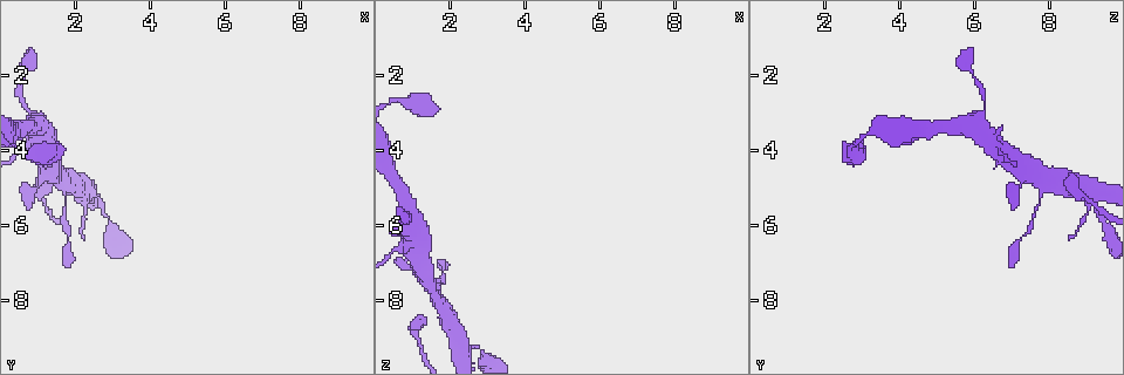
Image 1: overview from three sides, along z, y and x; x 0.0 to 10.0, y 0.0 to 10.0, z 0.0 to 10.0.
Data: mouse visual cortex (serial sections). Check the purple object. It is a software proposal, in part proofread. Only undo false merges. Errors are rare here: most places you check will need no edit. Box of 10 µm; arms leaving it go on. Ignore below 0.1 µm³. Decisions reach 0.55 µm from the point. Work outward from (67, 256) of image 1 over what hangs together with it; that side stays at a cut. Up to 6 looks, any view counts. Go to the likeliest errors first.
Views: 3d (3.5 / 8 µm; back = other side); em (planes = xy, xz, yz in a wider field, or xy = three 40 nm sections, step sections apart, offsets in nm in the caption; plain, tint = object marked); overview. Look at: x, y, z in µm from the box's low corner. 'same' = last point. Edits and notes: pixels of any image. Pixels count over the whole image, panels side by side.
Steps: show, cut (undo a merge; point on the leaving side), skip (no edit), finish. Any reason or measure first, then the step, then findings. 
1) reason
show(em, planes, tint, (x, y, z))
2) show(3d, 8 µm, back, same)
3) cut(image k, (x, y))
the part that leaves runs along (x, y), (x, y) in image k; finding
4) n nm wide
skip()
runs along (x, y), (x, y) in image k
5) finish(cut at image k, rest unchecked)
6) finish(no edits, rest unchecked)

arms part here
show(3d, 3.5 µm, (1.75, 5.15, 7.80))

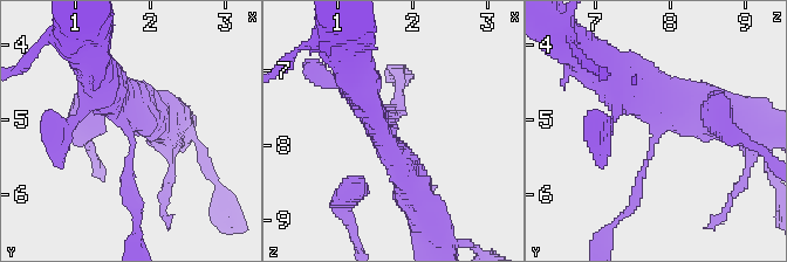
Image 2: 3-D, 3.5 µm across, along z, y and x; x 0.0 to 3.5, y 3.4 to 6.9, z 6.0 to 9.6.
skip()
runs along (131, 200), (131, 135), (98, 81) in image 2; one cell here

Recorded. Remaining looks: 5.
show(3d, 8 µm, (0.60, 3.90, 6.65))

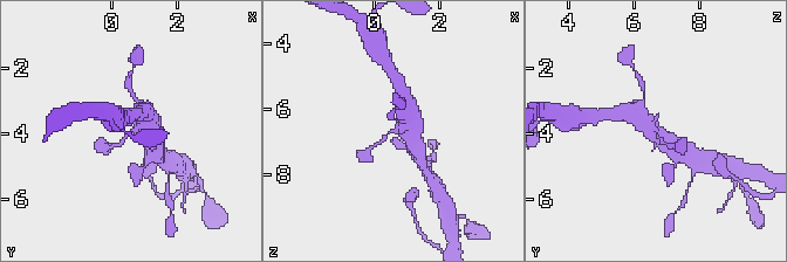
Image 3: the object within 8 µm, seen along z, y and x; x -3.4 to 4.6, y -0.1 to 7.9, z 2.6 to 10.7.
3 arms; arms of 150, 500, 600 nm
show(em, planes, tint, same)

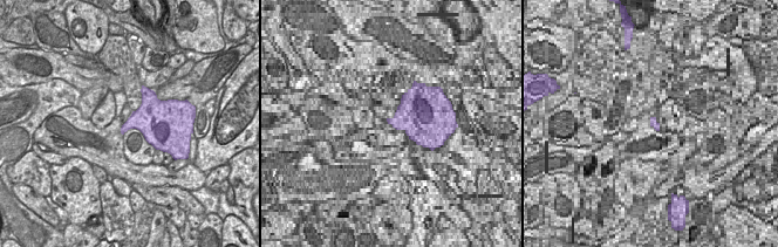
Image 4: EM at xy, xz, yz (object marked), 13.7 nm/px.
skip()
runs along (152, 144), (130, 131), (111, 149) in image 3; one cell here

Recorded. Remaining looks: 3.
calibre changes
show(3d, 8 µm, (0.70, 4.05, 2.70))

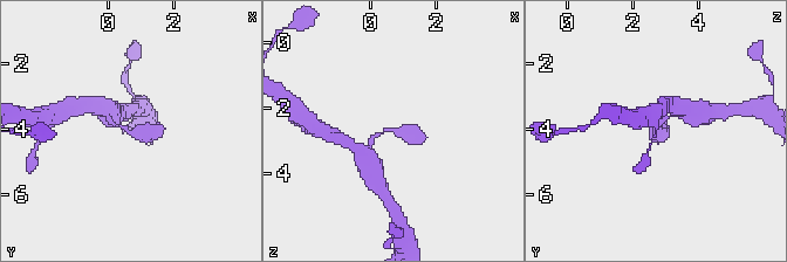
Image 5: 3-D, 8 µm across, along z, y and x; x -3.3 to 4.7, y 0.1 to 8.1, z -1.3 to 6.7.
show(3d, 3.5 µm, same)

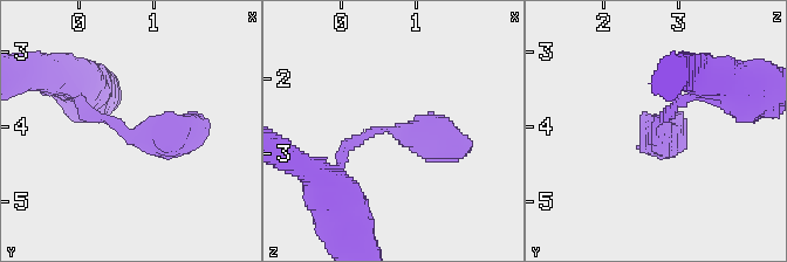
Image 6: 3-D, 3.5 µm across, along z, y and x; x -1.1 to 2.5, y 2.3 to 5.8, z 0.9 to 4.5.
shape alone is not enough
show(em, planes, tint, (0.65, 4.05, 2.70))

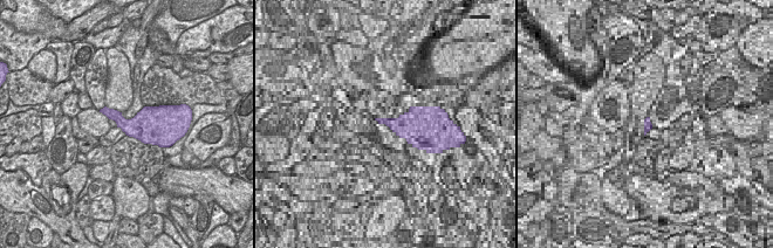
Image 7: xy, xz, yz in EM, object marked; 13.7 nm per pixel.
skip()
runs along (80, 95), (130, 135), (203, 124) in image 6; all the same cell

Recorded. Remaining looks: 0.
finish(no edits, rest unchecked)

